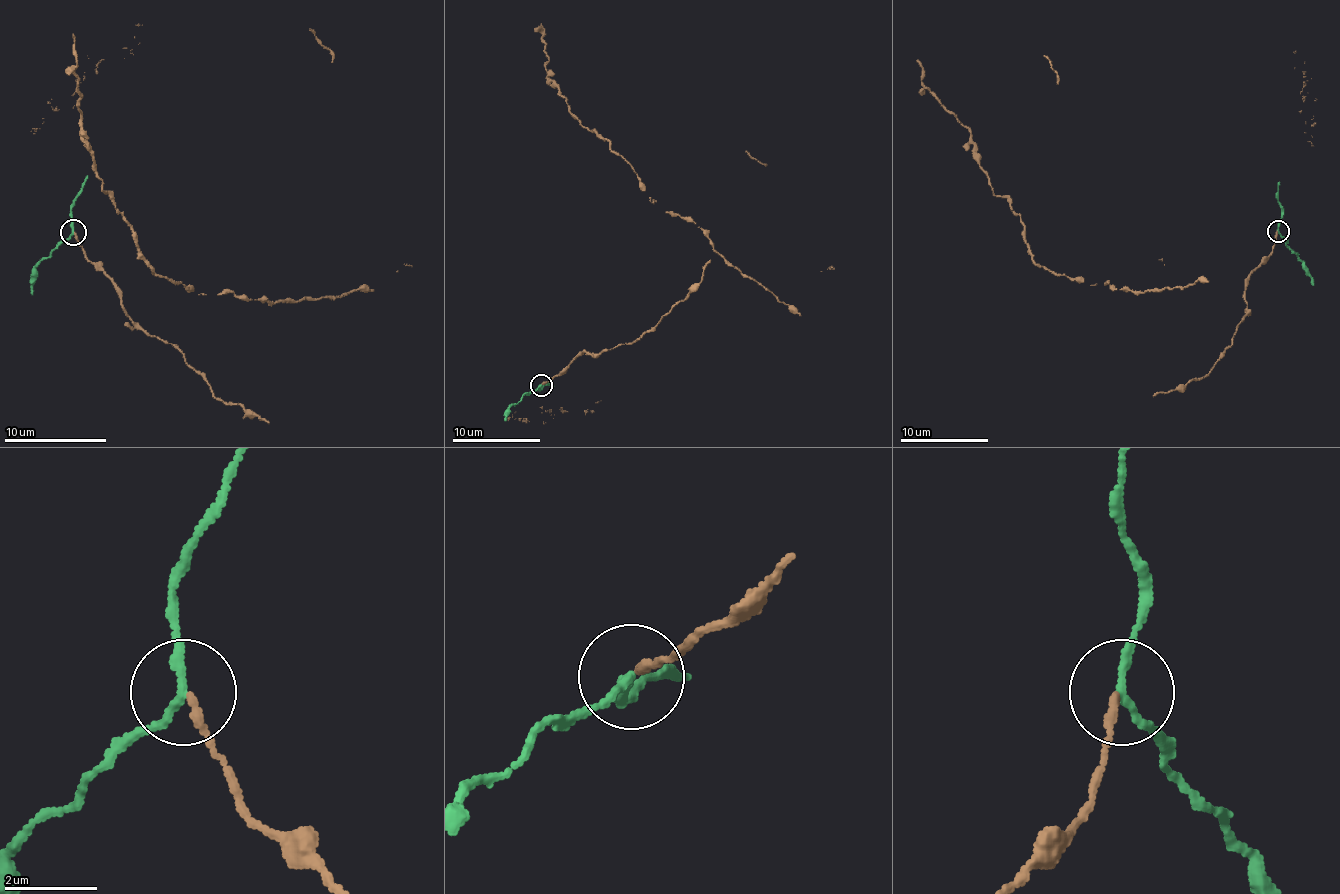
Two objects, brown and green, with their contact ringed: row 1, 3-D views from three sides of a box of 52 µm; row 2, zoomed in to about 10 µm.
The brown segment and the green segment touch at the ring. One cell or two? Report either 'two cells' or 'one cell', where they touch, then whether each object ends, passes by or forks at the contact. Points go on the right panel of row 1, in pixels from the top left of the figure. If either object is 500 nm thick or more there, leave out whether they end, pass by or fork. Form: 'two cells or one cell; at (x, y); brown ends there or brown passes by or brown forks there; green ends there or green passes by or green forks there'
two cells; at (1278, 231); brown ends there; green passes by

